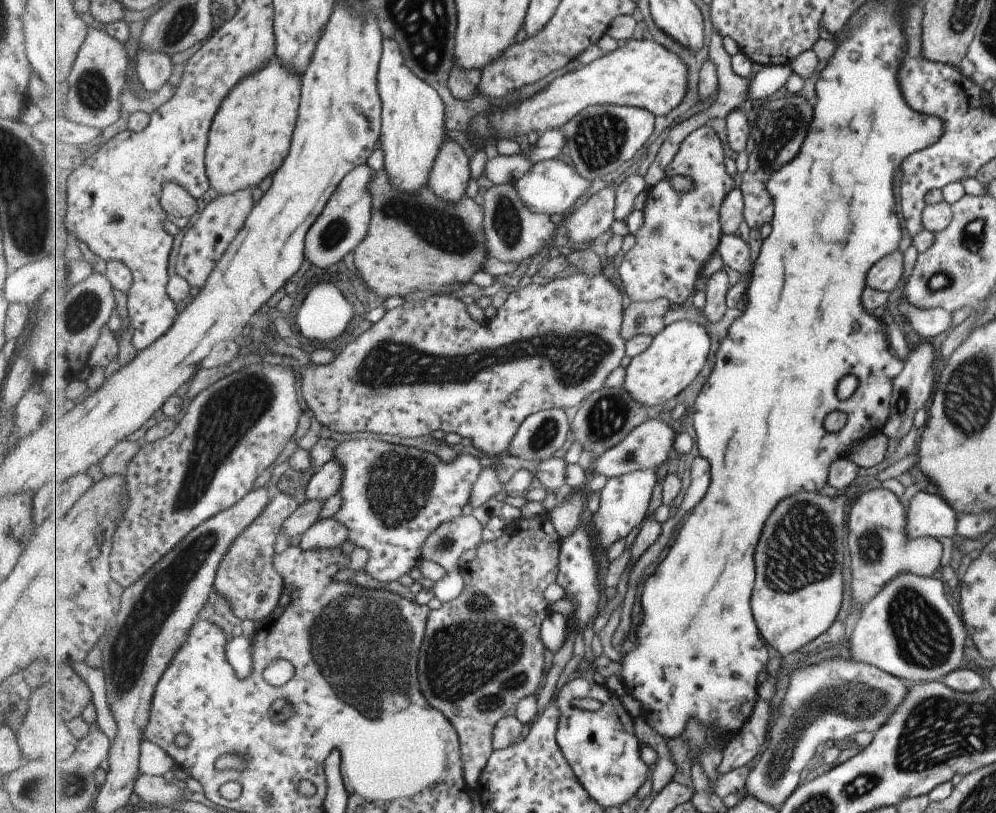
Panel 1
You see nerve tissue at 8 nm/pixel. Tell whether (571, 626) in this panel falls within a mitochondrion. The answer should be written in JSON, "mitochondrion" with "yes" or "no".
{"mitochondrion":"no"}

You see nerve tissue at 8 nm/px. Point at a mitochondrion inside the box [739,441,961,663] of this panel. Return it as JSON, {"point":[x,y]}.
{"point":[789,566]}

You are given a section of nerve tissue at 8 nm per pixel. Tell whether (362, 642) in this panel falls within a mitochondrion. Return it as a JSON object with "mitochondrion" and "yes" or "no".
{"mitochondrion":"yes"}

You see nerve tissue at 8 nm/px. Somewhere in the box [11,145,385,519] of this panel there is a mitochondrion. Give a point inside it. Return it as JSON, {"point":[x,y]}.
{"point":[84,309]}

